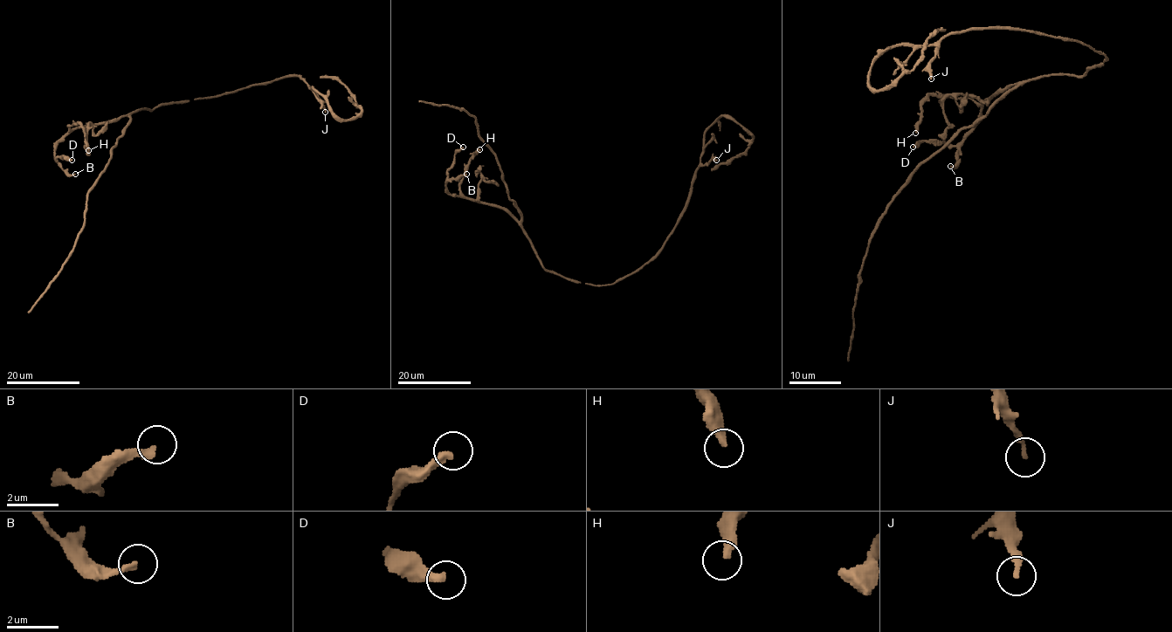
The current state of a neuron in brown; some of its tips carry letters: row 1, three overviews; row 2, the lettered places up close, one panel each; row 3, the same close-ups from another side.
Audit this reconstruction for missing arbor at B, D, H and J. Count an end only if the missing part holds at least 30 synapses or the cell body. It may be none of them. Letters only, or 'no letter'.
no letter

